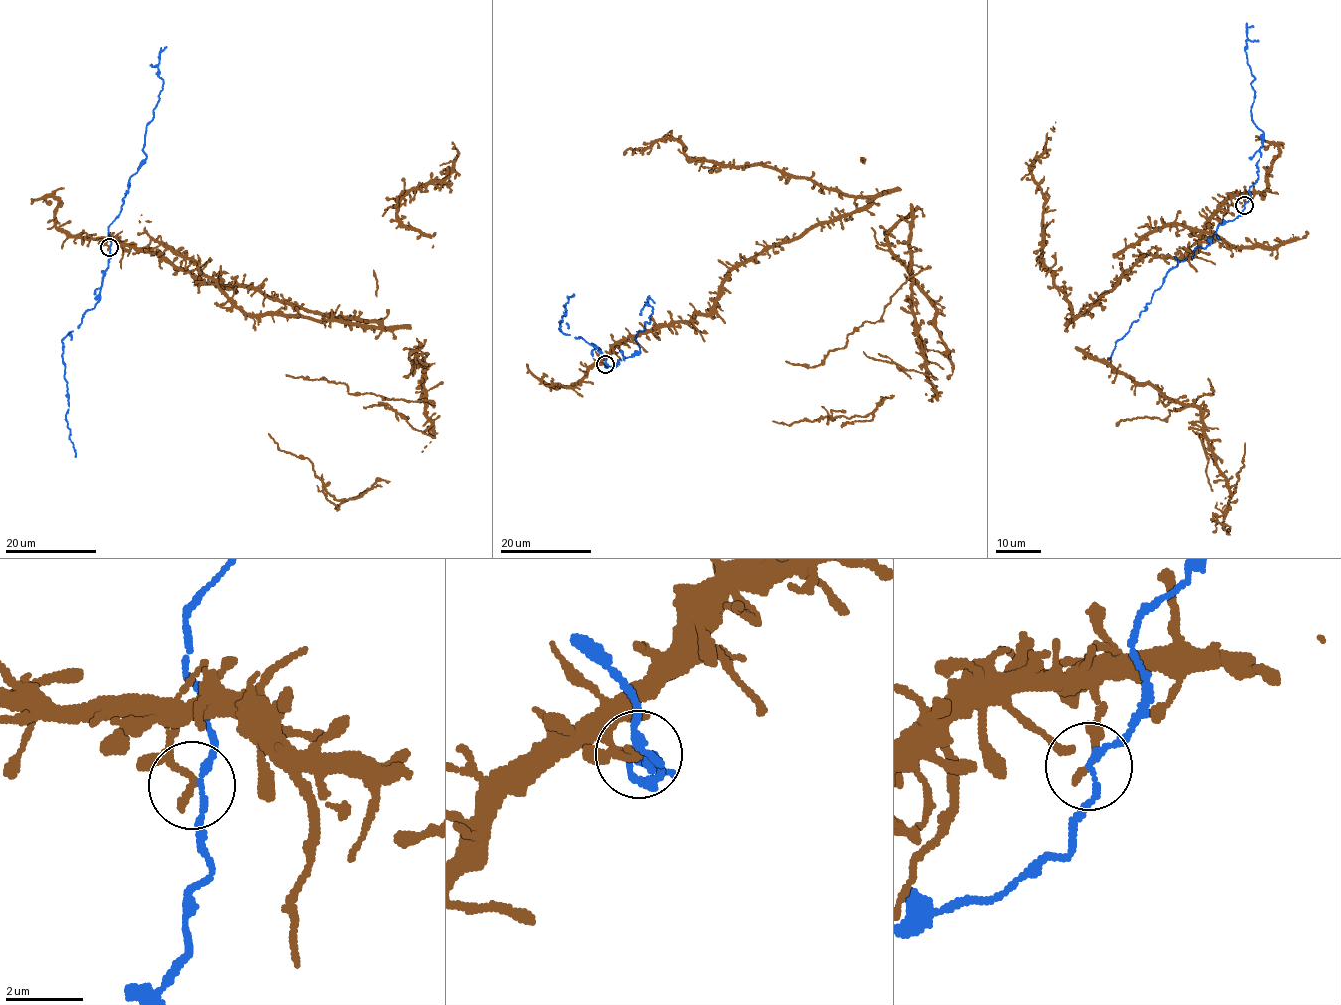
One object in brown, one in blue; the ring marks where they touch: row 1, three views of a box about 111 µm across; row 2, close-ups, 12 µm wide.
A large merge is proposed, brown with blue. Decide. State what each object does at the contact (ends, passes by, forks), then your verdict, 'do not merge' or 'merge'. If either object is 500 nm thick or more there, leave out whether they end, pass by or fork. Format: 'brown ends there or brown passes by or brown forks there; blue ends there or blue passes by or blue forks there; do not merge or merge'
brown passes by; blue passes by; do not merge

